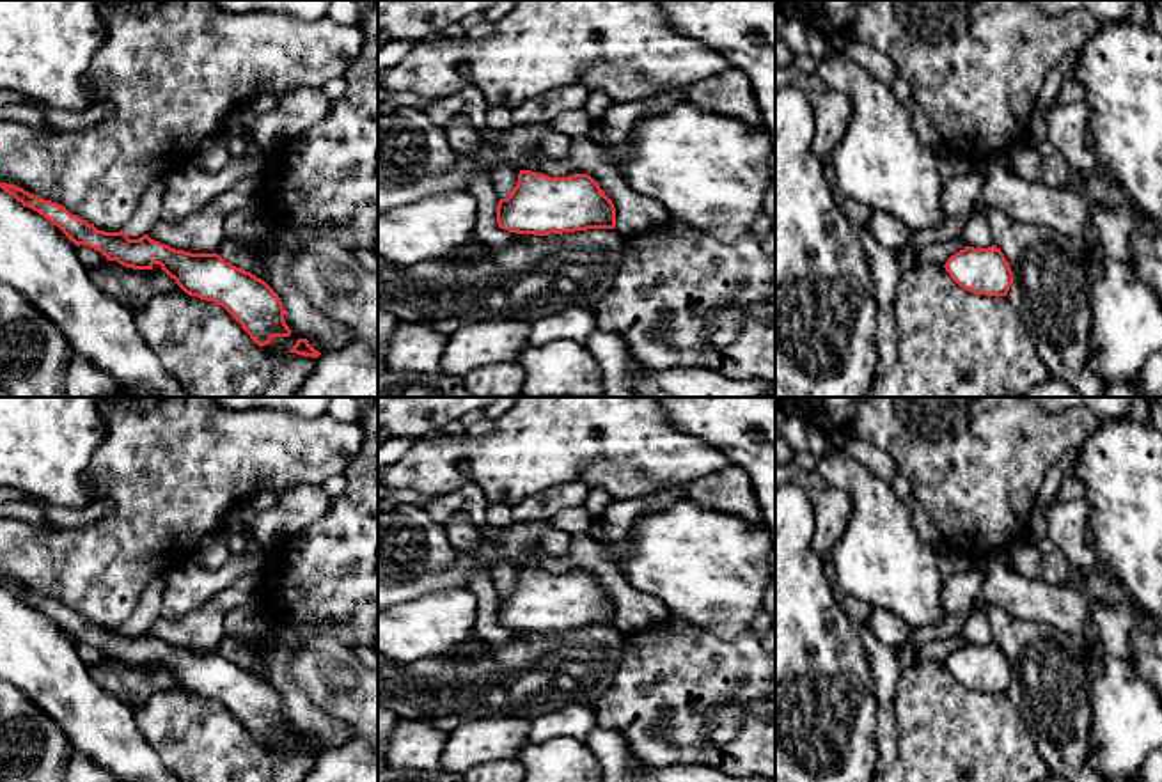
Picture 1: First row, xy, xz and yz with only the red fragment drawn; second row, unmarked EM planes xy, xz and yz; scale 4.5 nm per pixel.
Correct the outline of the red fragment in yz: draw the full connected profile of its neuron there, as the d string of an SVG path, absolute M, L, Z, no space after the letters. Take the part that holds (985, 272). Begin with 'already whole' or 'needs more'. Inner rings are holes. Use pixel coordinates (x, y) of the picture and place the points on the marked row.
already whole | M965 246L944 264L949 277L963 289L985 296L1006 296L1013 271L1001 248Z

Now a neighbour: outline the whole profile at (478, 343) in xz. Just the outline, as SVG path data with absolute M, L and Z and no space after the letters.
M509 317L468 321L449 335L440 372L465 376L481 365L516 362L529 346L527 337L529 321Z

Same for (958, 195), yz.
M1011 147L1004 156L992 161L981 161L972 165L967 176L951 177L944 184L942 192L942 215L946 220L965 216L972 209L979 190L983 186L985 170L997 161L1006 161L1017 147Z

